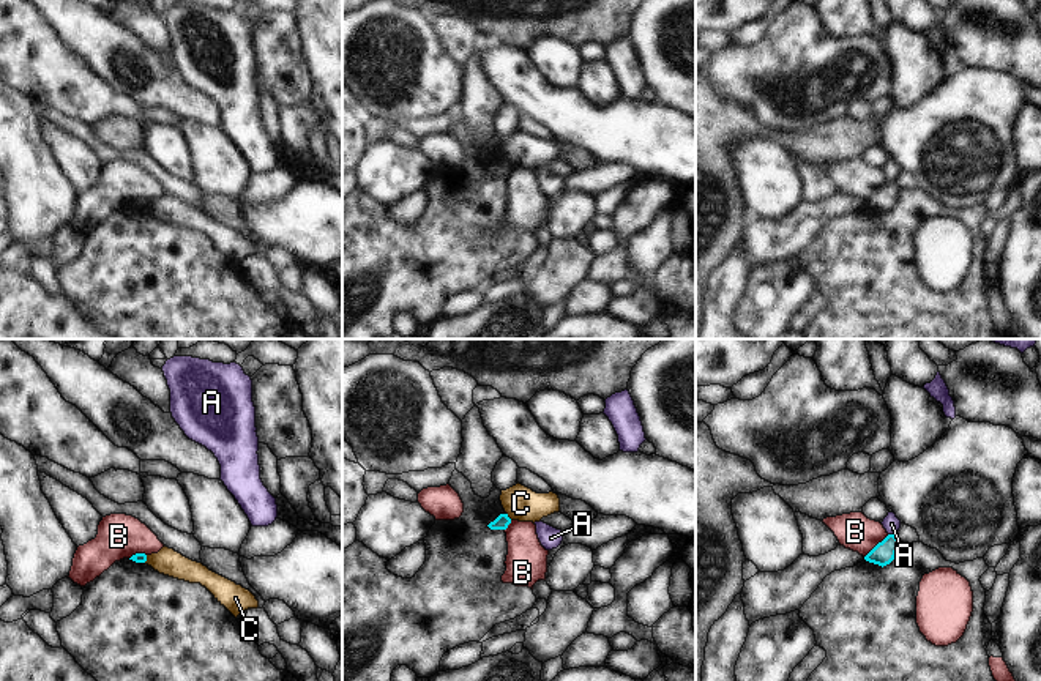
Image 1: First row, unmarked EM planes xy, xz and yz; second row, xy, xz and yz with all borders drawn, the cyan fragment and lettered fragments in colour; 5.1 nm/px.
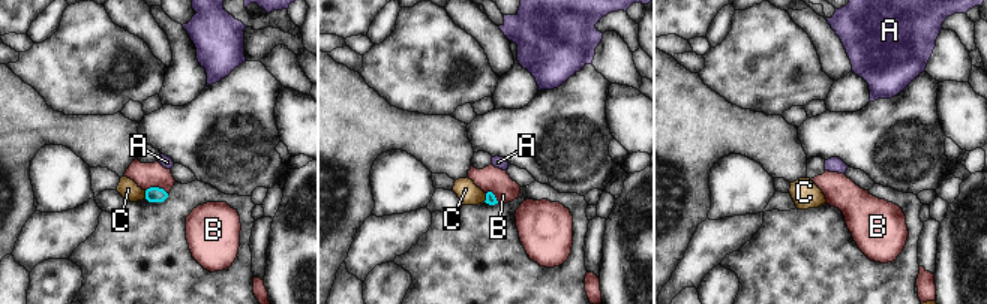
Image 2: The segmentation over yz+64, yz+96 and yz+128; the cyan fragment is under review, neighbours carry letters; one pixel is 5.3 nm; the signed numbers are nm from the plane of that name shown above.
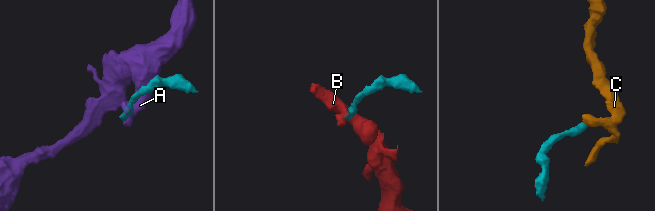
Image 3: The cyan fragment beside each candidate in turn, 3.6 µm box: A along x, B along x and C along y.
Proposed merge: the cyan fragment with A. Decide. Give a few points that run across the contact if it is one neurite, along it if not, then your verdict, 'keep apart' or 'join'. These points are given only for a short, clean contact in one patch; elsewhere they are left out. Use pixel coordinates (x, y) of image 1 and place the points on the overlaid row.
yz (888, 533), (895, 535) | keep apart

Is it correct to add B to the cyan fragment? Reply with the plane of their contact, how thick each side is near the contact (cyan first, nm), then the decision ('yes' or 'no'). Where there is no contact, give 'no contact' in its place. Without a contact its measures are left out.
meets cyan in yz; 110 nm thick on the cyan side, 190 nm on the other; no

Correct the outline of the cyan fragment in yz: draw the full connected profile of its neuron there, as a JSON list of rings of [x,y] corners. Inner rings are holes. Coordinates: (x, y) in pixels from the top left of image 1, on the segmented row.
[[[888,534],[864,556],[864,560],[883,568],[894,560],[899,544],[901,541],[896,534]]]

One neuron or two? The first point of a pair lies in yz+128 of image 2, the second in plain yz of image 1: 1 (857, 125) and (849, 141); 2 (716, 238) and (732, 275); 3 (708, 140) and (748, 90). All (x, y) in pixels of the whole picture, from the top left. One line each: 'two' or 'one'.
1: two
2: two
3: two

